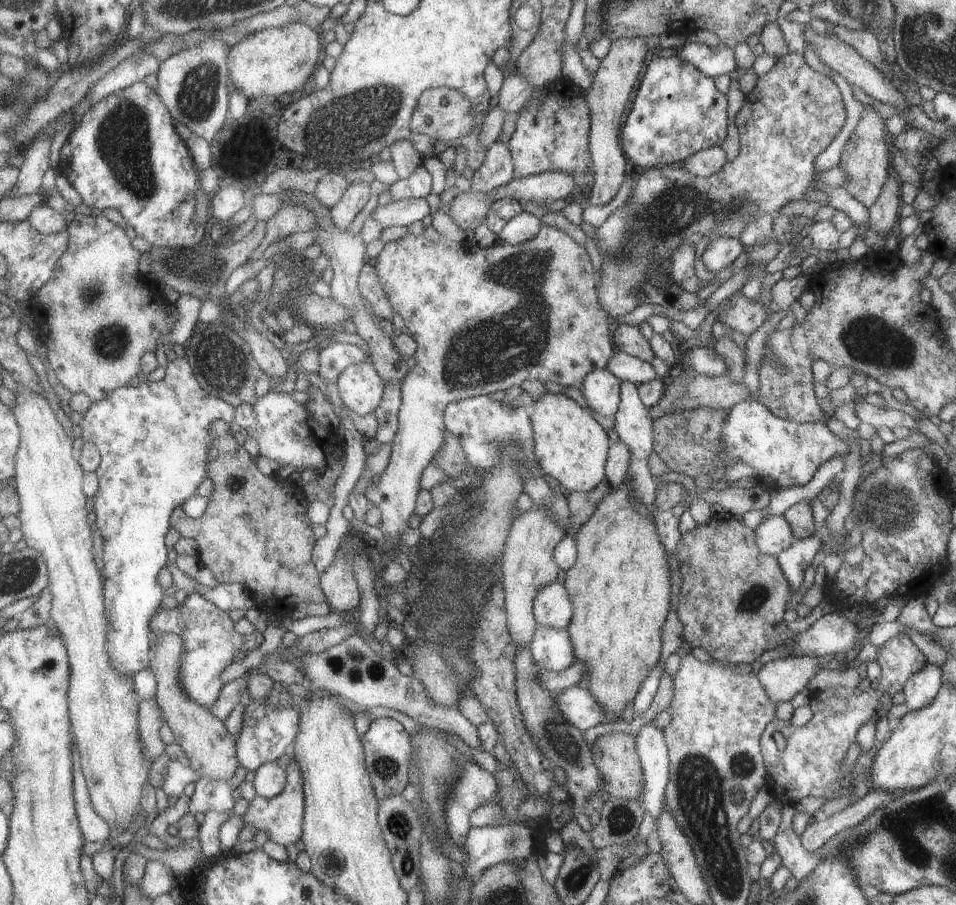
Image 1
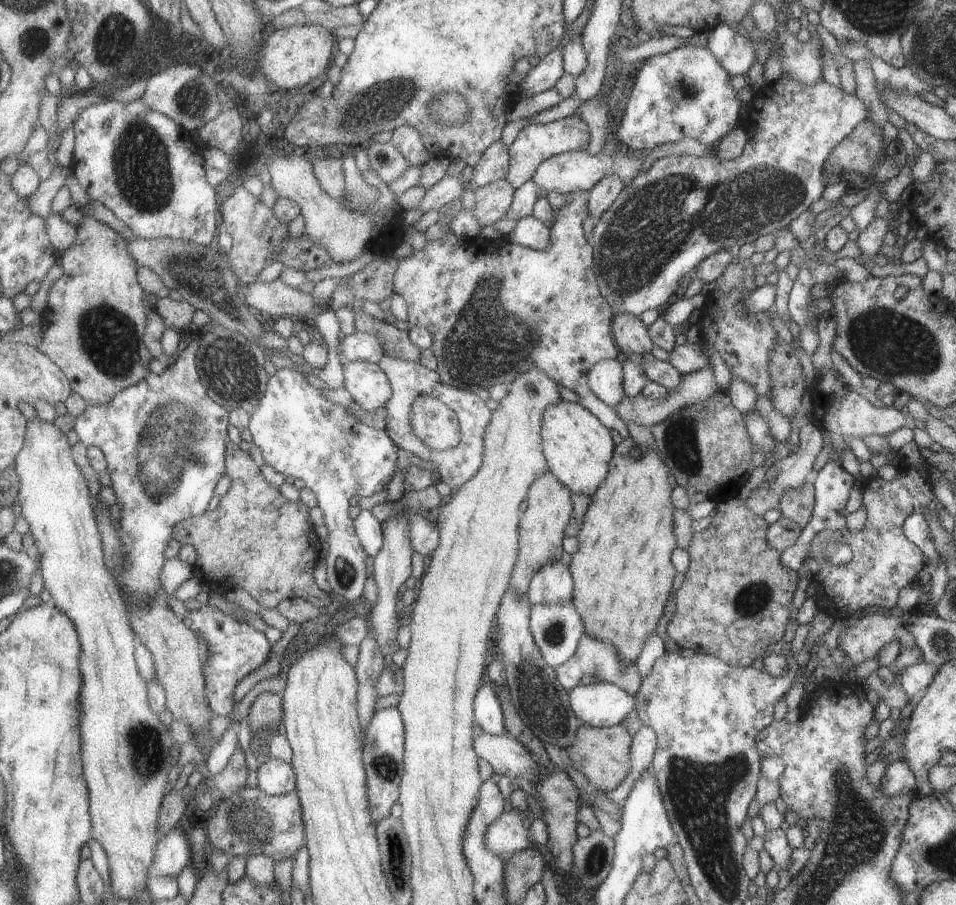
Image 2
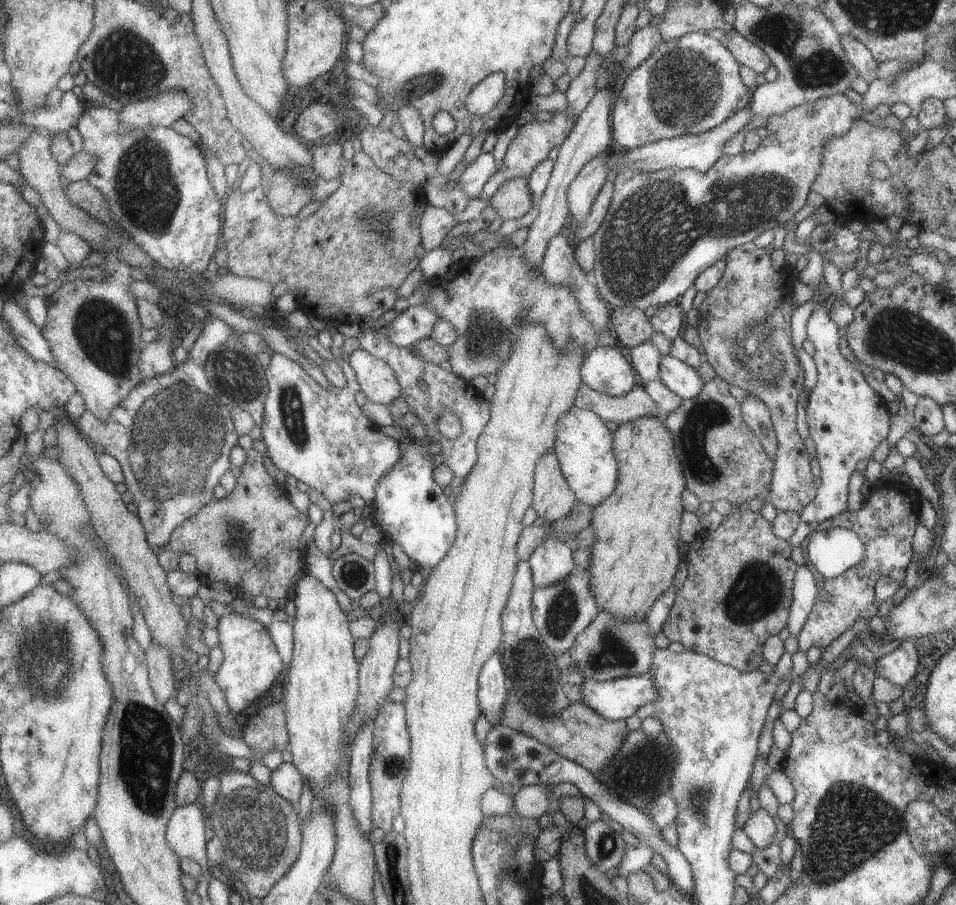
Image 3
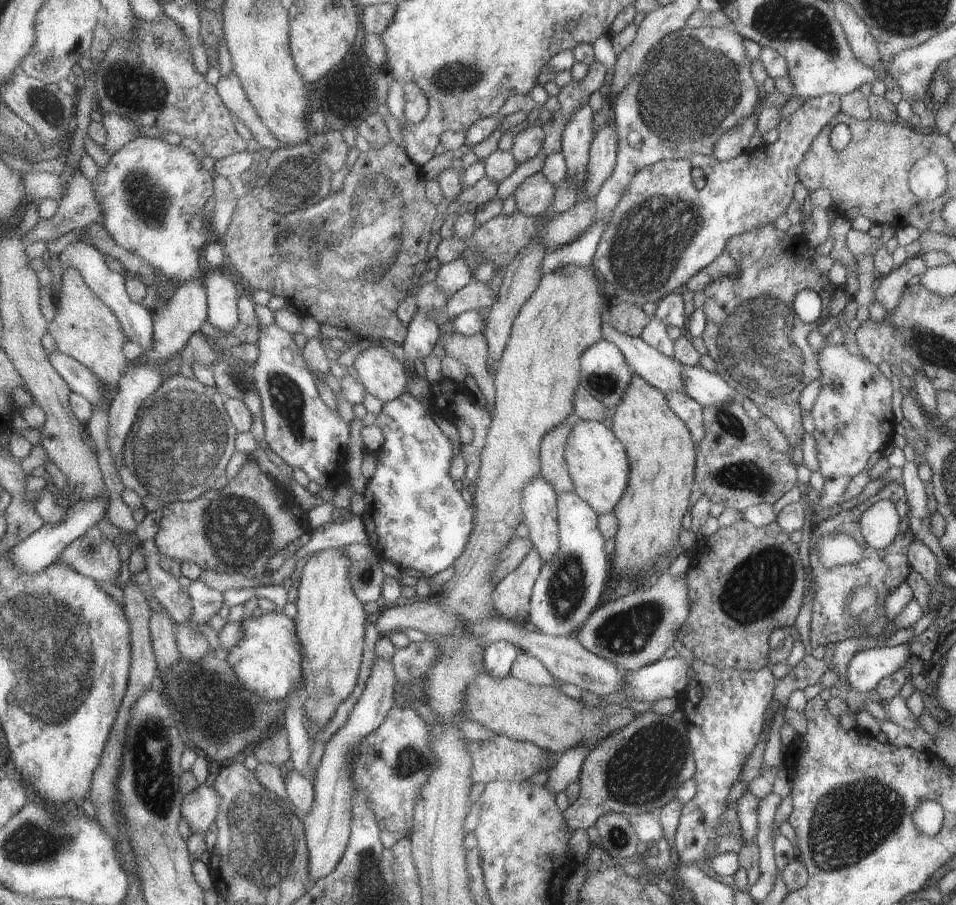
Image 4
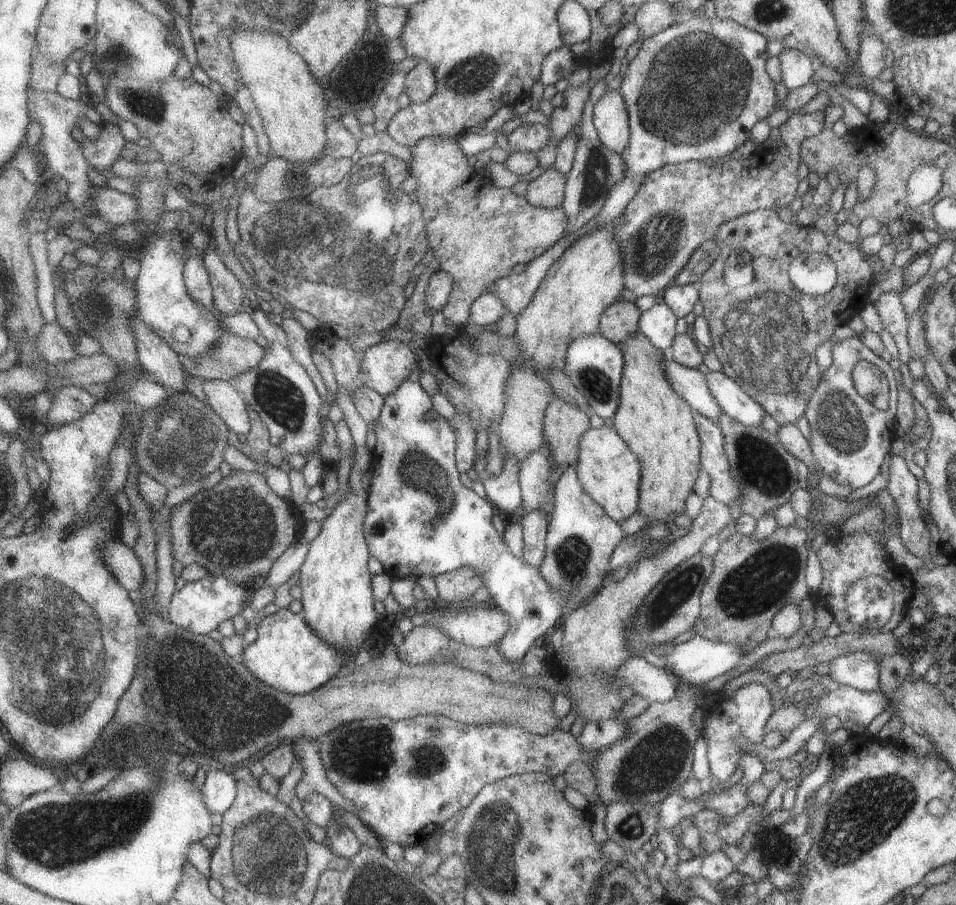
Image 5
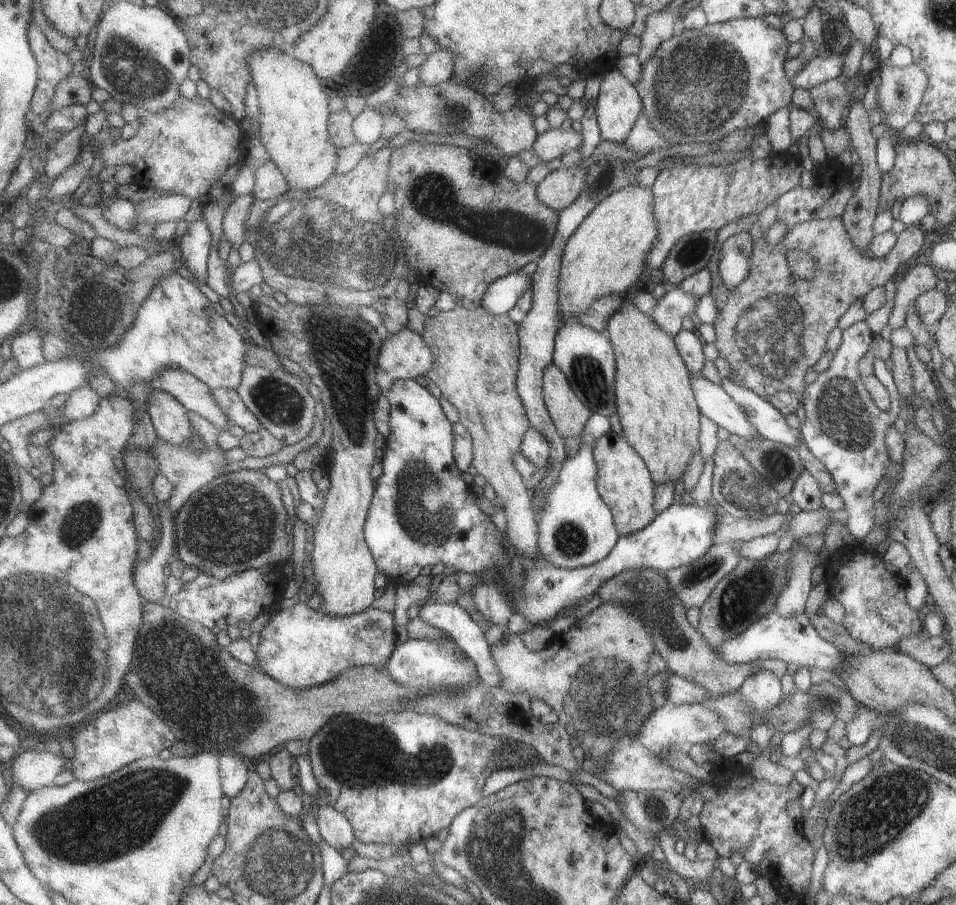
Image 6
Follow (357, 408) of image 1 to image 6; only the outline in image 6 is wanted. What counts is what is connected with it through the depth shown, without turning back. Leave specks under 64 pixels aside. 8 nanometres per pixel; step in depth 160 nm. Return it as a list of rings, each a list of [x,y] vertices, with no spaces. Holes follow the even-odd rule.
[[[405,326],[393,334],[384,334],[375,361],[374,379],[381,392],[393,380],[419,379],[433,366],[432,354],[421,336]]]

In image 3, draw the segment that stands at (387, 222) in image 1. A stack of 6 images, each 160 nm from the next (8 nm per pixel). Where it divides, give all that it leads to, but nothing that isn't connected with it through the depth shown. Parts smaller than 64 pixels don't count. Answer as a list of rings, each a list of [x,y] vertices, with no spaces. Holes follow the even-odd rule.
[[[481,153],[473,162],[469,163],[459,176],[459,183],[455,186],[461,188],[471,199],[479,197],[487,178],[491,178],[498,169],[498,162],[491,153]]]

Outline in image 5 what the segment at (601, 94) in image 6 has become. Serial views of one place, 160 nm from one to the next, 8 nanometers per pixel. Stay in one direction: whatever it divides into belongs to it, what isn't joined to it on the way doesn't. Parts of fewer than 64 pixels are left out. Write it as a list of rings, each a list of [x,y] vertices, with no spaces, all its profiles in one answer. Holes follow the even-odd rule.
[[[618,89],[607,90],[592,105],[592,123],[601,144],[608,151],[619,155],[627,146],[630,132],[626,106]]]

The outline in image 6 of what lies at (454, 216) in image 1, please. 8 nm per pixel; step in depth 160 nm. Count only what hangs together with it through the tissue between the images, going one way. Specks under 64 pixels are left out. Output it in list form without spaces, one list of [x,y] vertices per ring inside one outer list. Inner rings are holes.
[[[570,165],[550,171],[541,182],[535,184],[539,202],[553,210],[563,210],[582,191],[584,174],[584,169]]]

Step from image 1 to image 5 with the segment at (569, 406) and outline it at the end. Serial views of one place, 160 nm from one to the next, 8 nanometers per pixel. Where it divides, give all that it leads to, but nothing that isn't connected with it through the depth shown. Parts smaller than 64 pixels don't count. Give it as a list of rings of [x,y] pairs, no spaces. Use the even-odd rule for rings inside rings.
[[[602,425],[589,427],[578,438],[576,454],[576,475],[583,492],[594,500],[605,514],[616,523],[635,517],[638,503],[638,484],[641,469],[636,456],[616,433],[614,428]]]

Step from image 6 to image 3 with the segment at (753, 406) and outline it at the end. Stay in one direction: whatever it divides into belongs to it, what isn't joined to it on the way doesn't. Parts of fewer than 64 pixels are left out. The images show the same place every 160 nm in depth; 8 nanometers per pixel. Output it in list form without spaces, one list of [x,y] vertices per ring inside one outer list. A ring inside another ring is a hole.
[[[670,355],[659,360],[660,382],[682,400],[697,396],[703,388],[698,370],[694,370]]]

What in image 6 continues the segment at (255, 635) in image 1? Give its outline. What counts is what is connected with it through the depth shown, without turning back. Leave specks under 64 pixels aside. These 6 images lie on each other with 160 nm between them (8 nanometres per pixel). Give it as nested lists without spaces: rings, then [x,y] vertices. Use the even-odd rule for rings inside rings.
[[[296,601],[291,607],[276,606],[270,610],[269,619],[259,633],[260,639],[254,647],[254,653],[258,668],[273,680],[292,689],[306,689],[331,682],[348,666],[383,669],[395,646],[394,626],[394,618],[387,611],[369,608],[344,617],[332,617]]]

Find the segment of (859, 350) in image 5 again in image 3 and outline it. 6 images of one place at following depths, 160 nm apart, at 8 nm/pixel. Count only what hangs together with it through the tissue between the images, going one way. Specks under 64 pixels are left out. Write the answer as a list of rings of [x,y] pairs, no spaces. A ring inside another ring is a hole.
[[[812,249],[809,250],[807,254],[804,254],[804,256],[806,257],[807,264],[803,270],[798,272],[796,279],[801,282],[805,288],[809,288],[809,290],[813,292],[812,299],[817,300],[805,326],[806,339],[809,340],[814,347],[814,354],[811,358],[817,369],[817,383],[813,386],[806,400],[805,422],[809,432],[808,436],[813,440],[813,444],[815,445],[817,464],[819,464],[821,472],[819,477],[819,488],[816,488],[813,500],[801,510],[798,526],[795,532],[786,540],[790,547],[804,546],[806,539],[811,533],[817,530],[817,526],[821,524],[823,520],[830,520],[847,509],[849,477],[851,473],[855,471],[857,462],[864,458],[871,458],[875,447],[887,437],[890,422],[890,415],[887,410],[886,402],[879,394],[873,392],[867,382],[865,382],[863,374],[861,374],[859,370],[853,368],[853,365],[841,356],[838,350],[838,327],[829,318],[827,308],[825,308],[826,300],[823,300],[825,294],[821,294],[823,262],[819,252]]]

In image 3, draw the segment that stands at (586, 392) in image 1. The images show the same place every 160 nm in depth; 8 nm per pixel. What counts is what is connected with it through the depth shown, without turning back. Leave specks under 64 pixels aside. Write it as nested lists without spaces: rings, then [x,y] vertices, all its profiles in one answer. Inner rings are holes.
[[[603,346],[584,356],[580,378],[591,391],[609,397],[621,397],[637,384],[635,370],[620,346]]]

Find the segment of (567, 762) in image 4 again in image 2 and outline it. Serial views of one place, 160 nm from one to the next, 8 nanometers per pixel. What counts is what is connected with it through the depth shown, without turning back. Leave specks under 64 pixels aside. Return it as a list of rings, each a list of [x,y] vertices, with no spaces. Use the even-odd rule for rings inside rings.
[[[513,808],[511,812],[502,812],[485,830],[483,844],[495,856],[511,854],[531,848],[528,834],[523,827],[522,818],[531,818],[529,813],[523,813]]]

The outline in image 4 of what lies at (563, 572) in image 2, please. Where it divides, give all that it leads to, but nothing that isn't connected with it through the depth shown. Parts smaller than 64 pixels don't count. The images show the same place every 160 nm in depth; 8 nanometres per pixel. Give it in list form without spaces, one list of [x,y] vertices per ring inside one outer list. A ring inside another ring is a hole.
[[[537,474],[523,486],[521,492],[521,516],[529,530],[529,541],[539,552],[543,563],[557,550],[559,540],[556,524],[556,493],[553,486]]]

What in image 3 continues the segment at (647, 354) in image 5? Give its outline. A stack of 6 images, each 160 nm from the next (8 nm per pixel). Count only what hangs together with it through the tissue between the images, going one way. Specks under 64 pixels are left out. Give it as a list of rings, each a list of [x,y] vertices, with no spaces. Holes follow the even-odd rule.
[[[639,416],[629,422],[621,422],[617,425],[617,430],[612,434],[612,446],[613,453],[615,454],[615,462],[617,462],[617,468],[619,468],[619,478],[617,478],[617,484],[615,490],[611,493],[611,496],[607,496],[599,506],[595,506],[591,511],[590,520],[591,528],[593,528],[593,534],[595,534],[595,540],[591,544],[591,558],[589,558],[589,566],[587,566],[587,572],[591,572],[591,596],[595,600],[595,604],[599,606],[599,609],[605,610],[605,612],[611,612],[611,616],[619,622],[629,622],[629,620],[635,620],[635,618],[646,618],[651,604],[667,590],[675,576],[675,571],[681,554],[679,554],[678,542],[681,542],[679,536],[679,522],[681,518],[681,512],[683,512],[683,502],[681,502],[681,492],[685,490],[684,472],[681,472],[681,464],[677,460],[677,454],[675,454],[675,442],[673,442],[673,436],[671,432],[663,426],[663,420],[659,420],[659,416]]]

